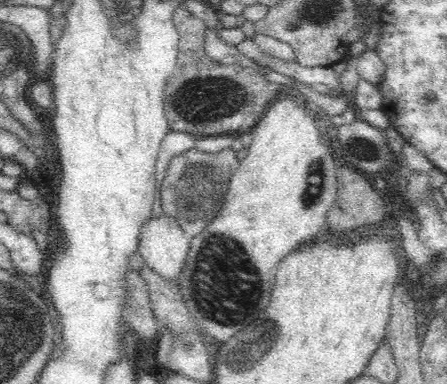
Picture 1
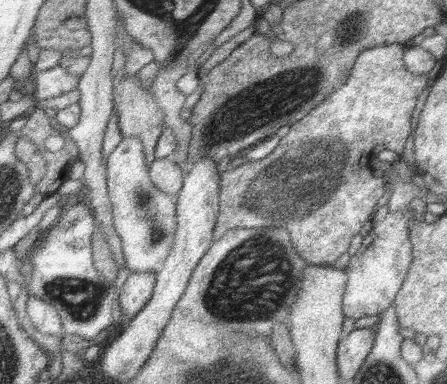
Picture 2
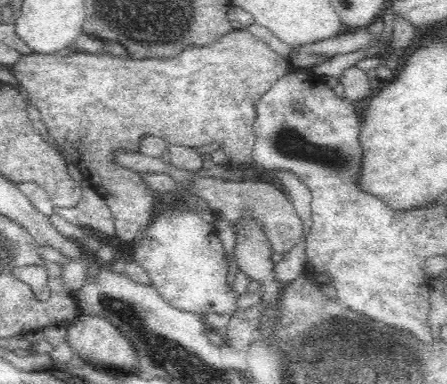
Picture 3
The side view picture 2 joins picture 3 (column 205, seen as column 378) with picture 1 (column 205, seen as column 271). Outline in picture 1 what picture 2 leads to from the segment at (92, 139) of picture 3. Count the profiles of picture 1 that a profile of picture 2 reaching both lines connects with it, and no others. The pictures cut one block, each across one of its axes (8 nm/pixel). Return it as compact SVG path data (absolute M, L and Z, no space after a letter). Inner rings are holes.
M190 148L182 154L176 154L170 160L168 172L158 188L158 210L164 216L174 218L174 222L182 226L186 236L200 234L200 230L206 230L206 224L210 224L220 214L220 208L228 198L232 176L238 170L240 162L242 160L236 156L232 148L224 148L214 154Z

